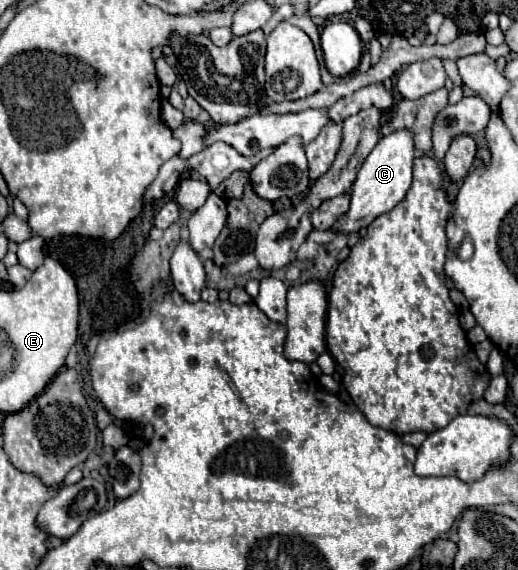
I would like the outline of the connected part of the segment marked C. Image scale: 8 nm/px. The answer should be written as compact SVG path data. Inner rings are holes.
M395 130L383 136L369 154L369 158L365 160L365 164L361 166L351 190L351 208L345 216L337 220L335 228L341 234L353 234L359 232L363 226L369 226L377 216L395 208L411 188L413 160L415 160L415 140L411 130Z

